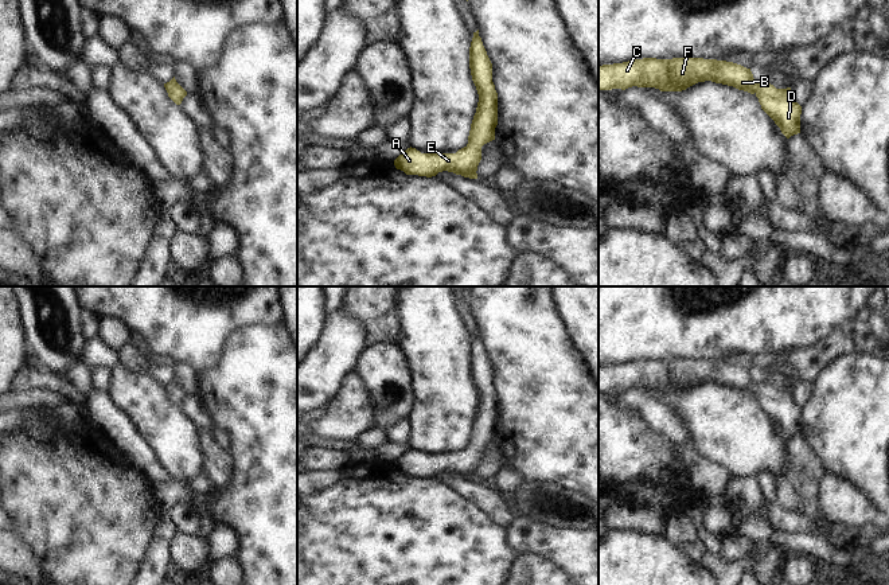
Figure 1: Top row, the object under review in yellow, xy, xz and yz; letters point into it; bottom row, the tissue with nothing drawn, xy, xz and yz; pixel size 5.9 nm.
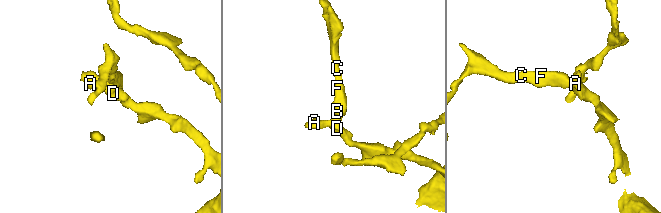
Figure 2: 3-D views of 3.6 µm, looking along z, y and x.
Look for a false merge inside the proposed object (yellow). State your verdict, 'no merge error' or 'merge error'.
no merge error

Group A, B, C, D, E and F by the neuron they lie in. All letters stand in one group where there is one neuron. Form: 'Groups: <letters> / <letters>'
Groups: A B C D E F.

